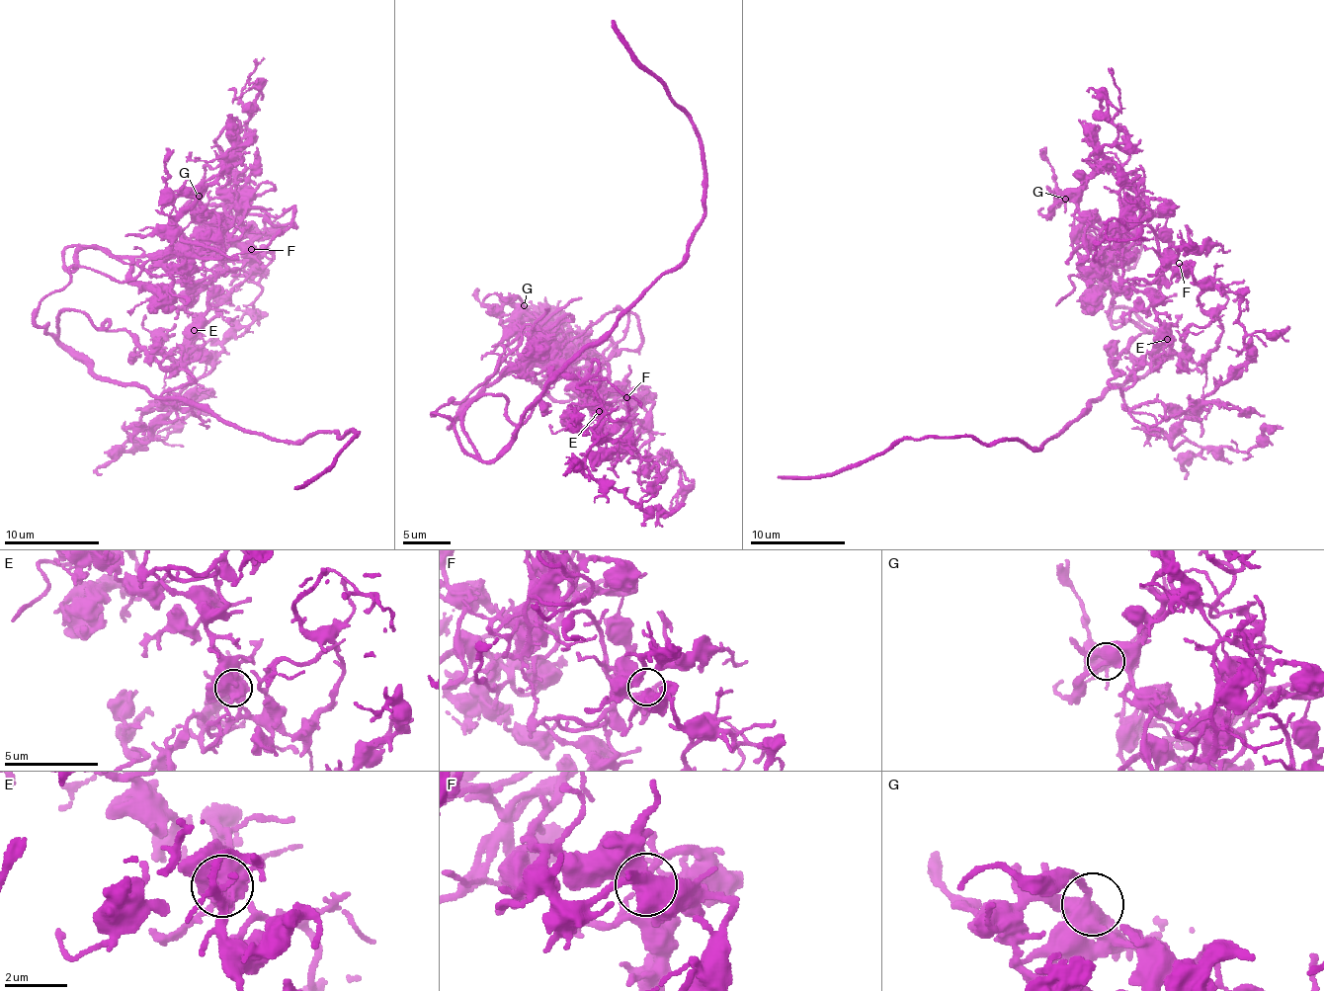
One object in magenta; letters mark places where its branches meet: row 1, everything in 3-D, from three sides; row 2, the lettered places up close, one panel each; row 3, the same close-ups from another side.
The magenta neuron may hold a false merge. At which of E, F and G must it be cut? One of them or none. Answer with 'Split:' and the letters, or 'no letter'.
Split: no letter

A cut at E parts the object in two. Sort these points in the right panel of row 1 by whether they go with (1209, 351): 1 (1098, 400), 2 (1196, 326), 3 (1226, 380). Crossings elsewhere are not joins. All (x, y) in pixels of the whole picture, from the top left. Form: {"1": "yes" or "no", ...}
{"1": "yes", "2": "no", "3": "no"}

